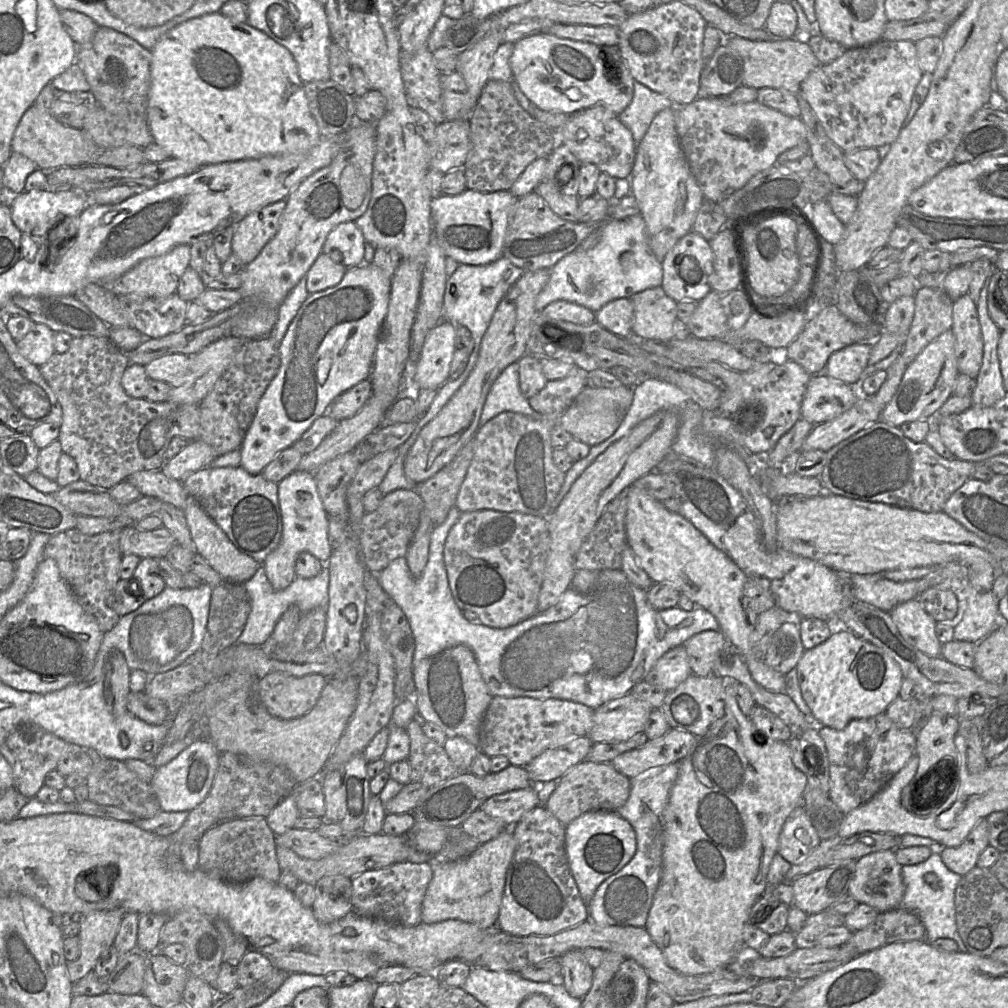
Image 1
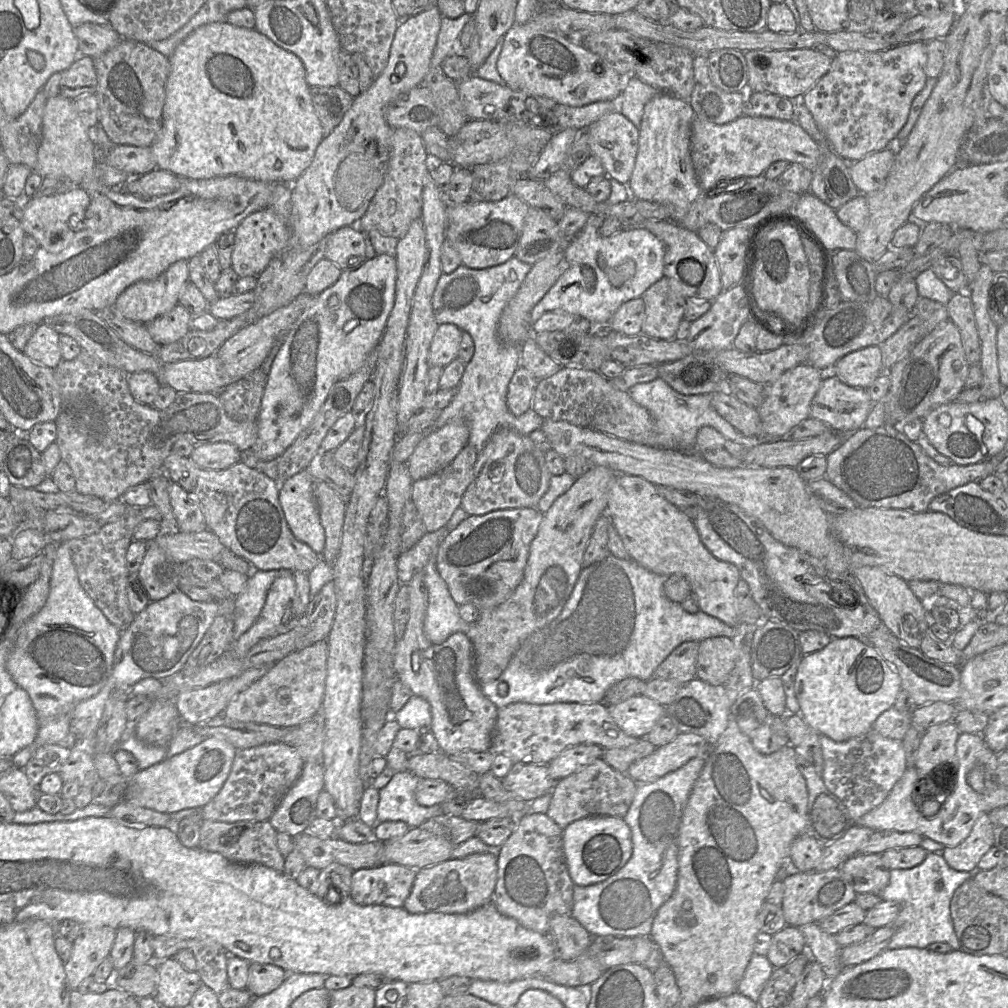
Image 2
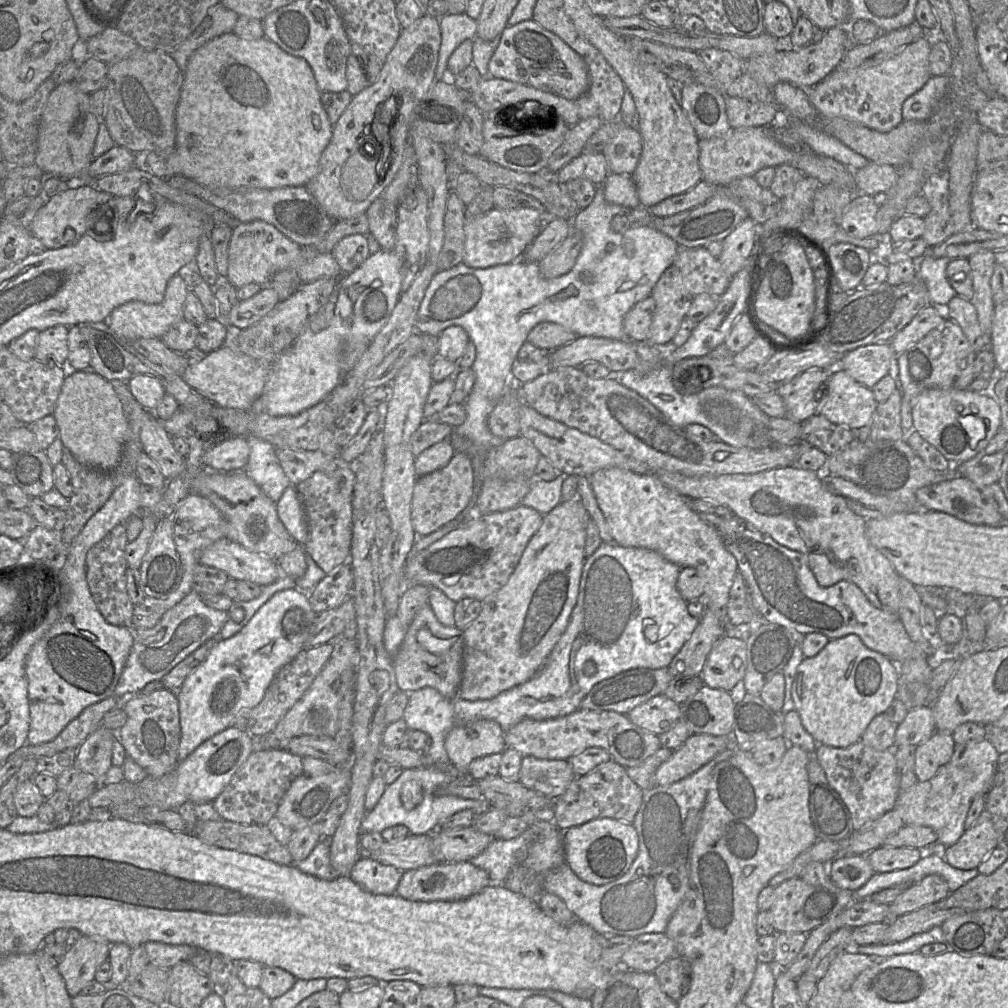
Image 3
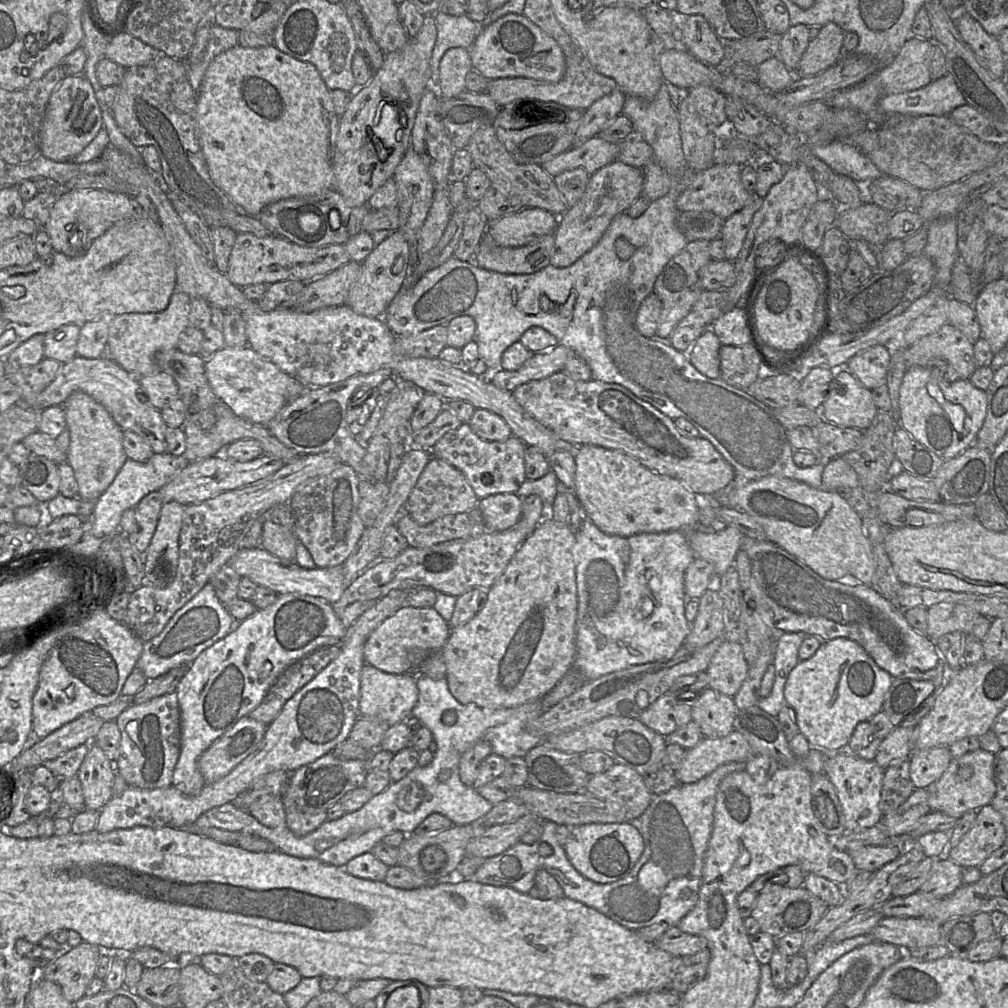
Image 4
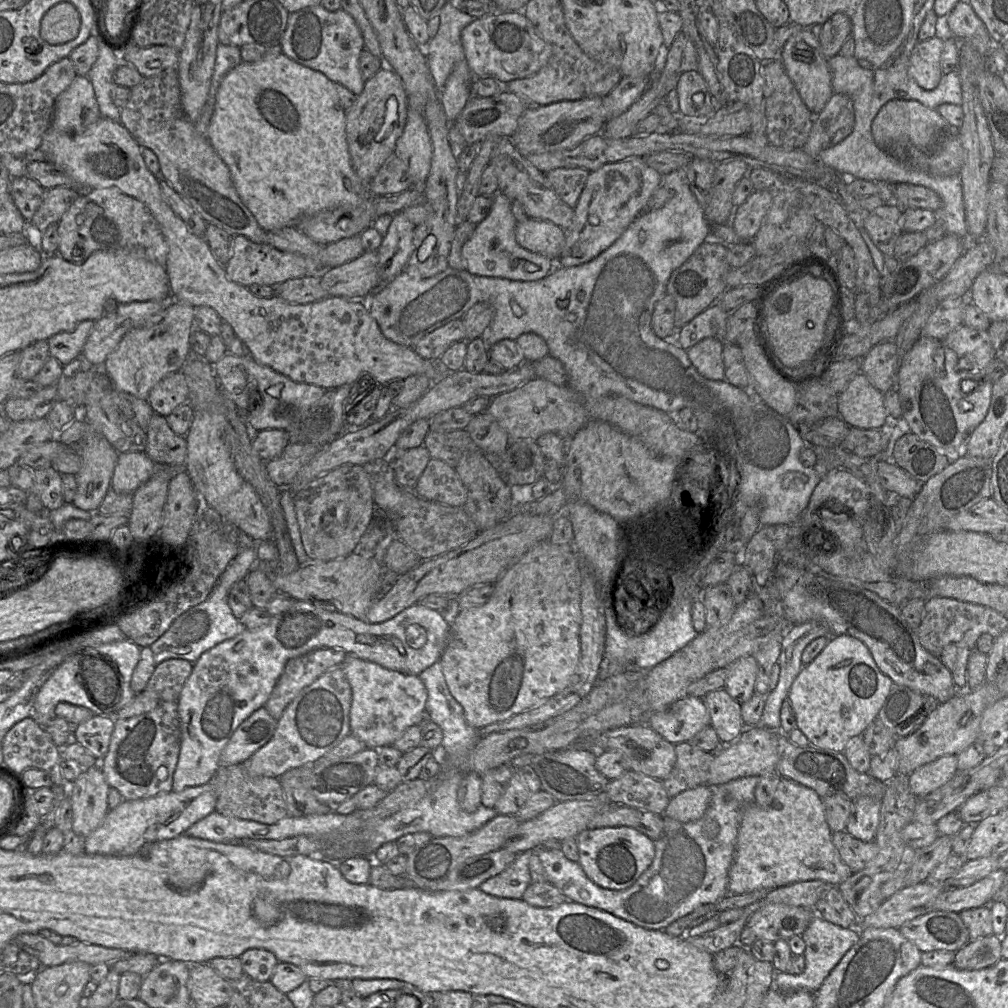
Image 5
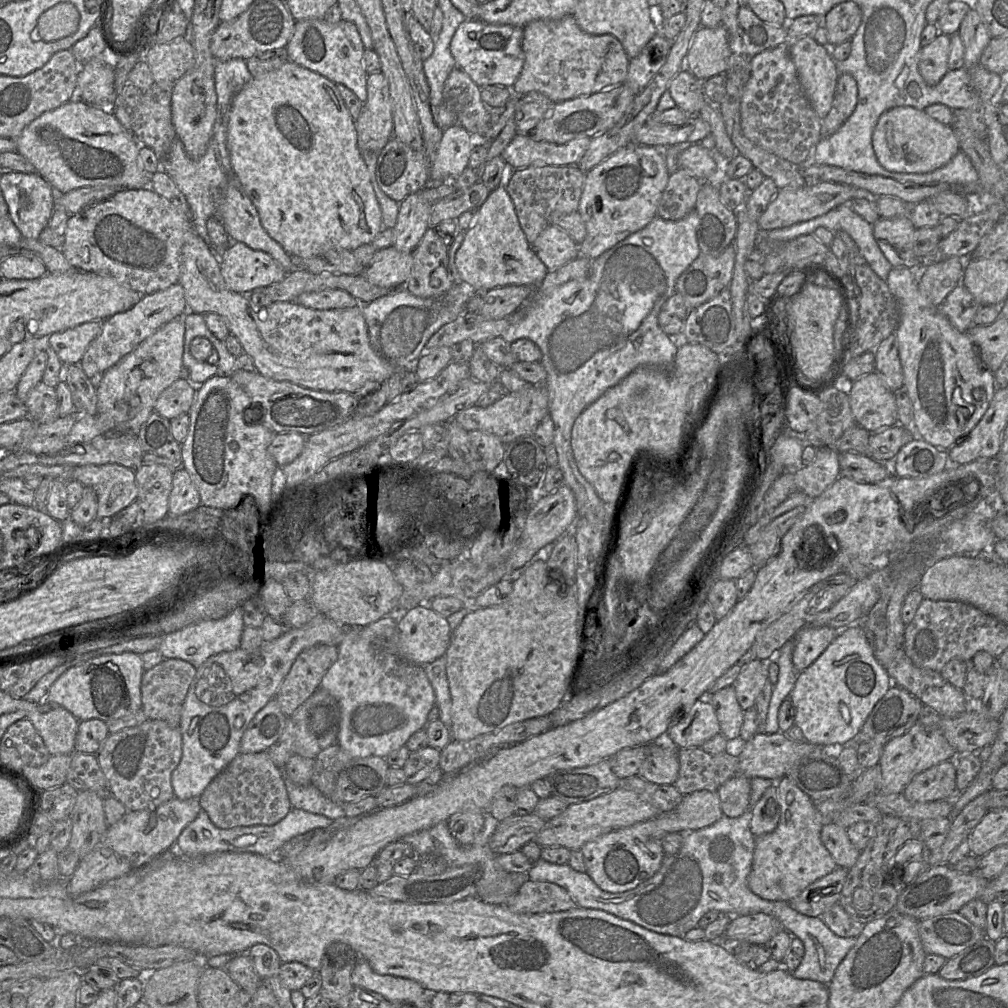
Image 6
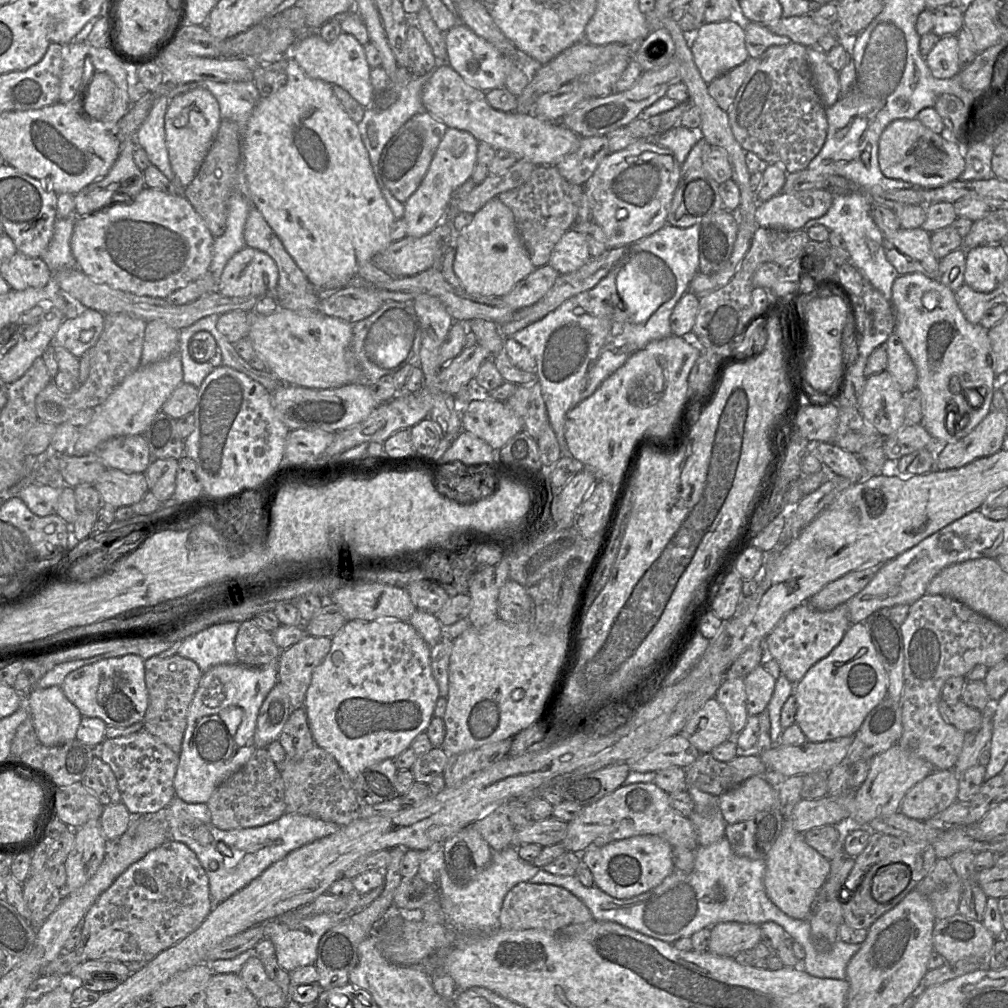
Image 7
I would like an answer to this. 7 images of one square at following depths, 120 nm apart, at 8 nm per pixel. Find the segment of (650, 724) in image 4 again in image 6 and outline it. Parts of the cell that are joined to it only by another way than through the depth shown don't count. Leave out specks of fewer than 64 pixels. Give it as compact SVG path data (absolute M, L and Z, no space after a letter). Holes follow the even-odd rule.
M706 699L697 700L686 714L666 732L666 736L677 748L701 747L702 744L720 733L715 710Z

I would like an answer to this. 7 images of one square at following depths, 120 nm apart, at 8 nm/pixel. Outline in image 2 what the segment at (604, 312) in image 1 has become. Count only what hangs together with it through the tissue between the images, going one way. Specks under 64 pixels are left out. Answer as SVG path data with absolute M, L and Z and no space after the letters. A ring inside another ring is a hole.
M635 298L623 303L610 318L607 328L626 336L641 333L645 316L645 304L642 298Z

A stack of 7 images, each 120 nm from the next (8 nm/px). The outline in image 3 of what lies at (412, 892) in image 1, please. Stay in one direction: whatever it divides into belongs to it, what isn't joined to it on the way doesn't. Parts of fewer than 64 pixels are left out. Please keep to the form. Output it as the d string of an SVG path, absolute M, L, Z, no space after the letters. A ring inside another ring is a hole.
M365 856L358 859L349 876L367 892L392 895L396 893L403 872Z

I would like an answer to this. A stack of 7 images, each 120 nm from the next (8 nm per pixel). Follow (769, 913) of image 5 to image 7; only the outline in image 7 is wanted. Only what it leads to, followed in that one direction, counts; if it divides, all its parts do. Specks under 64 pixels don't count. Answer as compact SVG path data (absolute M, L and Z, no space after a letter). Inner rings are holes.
M725 922L711 928L707 950L723 957L753 949L761 941L760 926L752 923Z

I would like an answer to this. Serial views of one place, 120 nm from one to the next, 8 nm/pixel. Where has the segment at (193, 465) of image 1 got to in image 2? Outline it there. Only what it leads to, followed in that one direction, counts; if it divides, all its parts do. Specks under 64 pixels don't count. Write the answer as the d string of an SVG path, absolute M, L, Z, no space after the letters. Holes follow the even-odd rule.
M227 442L205 443L194 446L189 458L202 469L223 470L240 462L242 452Z

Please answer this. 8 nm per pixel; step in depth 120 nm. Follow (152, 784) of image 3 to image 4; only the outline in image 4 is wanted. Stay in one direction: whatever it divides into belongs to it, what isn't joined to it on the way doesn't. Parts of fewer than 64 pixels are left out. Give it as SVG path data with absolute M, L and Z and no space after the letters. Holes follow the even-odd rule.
M246 716L215 740L198 759L198 768L206 785L229 774L255 752L264 739L267 728L268 725Z

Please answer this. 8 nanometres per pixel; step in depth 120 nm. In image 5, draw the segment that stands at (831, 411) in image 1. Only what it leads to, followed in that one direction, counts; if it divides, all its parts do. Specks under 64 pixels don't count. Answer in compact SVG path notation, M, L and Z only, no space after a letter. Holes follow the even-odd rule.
M858 373L838 394L838 416L852 428L882 429L888 417L883 393Z

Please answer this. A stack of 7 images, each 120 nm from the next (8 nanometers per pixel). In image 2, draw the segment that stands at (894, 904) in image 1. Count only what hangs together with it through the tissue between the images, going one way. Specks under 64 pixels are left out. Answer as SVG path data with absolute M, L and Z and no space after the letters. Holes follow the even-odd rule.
M856 854L840 870L857 895L878 895L890 880L890 870L884 866L881 854Z

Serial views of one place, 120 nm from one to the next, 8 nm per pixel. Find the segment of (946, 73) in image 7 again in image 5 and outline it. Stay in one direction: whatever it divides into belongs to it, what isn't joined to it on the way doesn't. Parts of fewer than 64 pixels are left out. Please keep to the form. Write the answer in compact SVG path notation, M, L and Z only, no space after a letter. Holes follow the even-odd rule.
M934 36L924 41L918 41L909 58L909 75L925 90L935 89L943 73L940 67L940 57L944 39Z

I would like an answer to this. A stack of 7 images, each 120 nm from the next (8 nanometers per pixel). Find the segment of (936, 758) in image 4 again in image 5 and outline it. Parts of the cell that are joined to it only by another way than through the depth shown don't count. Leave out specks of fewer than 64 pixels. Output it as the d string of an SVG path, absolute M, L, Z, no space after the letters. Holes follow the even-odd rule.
M945 755L920 766L909 775L911 792L924 797L949 782L957 772L957 755Z

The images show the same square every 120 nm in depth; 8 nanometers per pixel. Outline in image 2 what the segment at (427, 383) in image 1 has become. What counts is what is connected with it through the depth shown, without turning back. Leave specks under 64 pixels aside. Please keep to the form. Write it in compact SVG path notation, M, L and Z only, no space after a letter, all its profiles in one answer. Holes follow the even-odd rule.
M440 324L433 336L428 366L445 367L457 358L462 339L462 330L454 324Z

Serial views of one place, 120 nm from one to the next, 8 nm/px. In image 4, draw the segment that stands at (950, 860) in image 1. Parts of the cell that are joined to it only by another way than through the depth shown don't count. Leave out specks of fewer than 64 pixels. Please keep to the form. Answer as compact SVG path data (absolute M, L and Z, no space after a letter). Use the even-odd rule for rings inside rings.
M989 804L977 811L974 825L959 844L949 850L948 859L963 868L979 868L1005 840L1002 816Z

